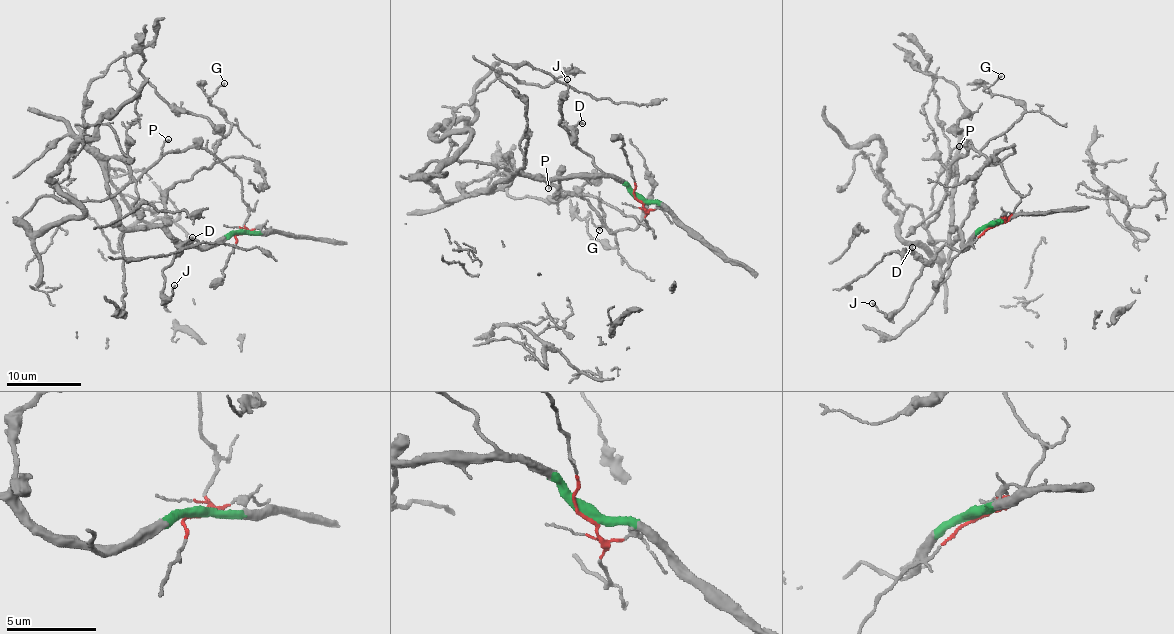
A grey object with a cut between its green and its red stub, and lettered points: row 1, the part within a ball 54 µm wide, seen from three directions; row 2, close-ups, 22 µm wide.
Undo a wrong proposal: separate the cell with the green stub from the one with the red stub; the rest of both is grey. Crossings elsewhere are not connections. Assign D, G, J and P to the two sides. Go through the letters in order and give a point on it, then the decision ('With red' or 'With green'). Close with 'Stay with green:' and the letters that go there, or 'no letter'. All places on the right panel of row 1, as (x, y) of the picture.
D: Place: (912, 247). With green
G: Place: (1001, 76). With red
J: Place: (872, 303). With green
P: Place: (959, 146). With red
Stay with green: D, J

